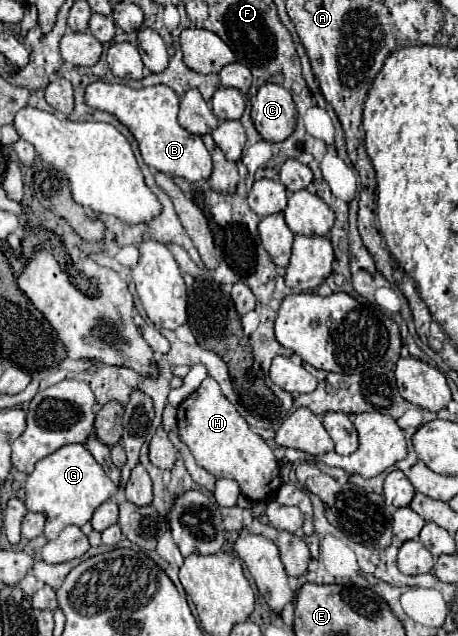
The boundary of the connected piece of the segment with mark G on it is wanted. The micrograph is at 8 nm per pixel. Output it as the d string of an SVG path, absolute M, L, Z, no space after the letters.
M84 444L62 446L60 450L38 460L24 488L26 488L26 508L30 512L46 514L44 536L48 540L54 540L70 524L74 526L86 524L92 518L94 510L118 490L118 486L106 476L102 466L94 460L94 456L88 452Z

